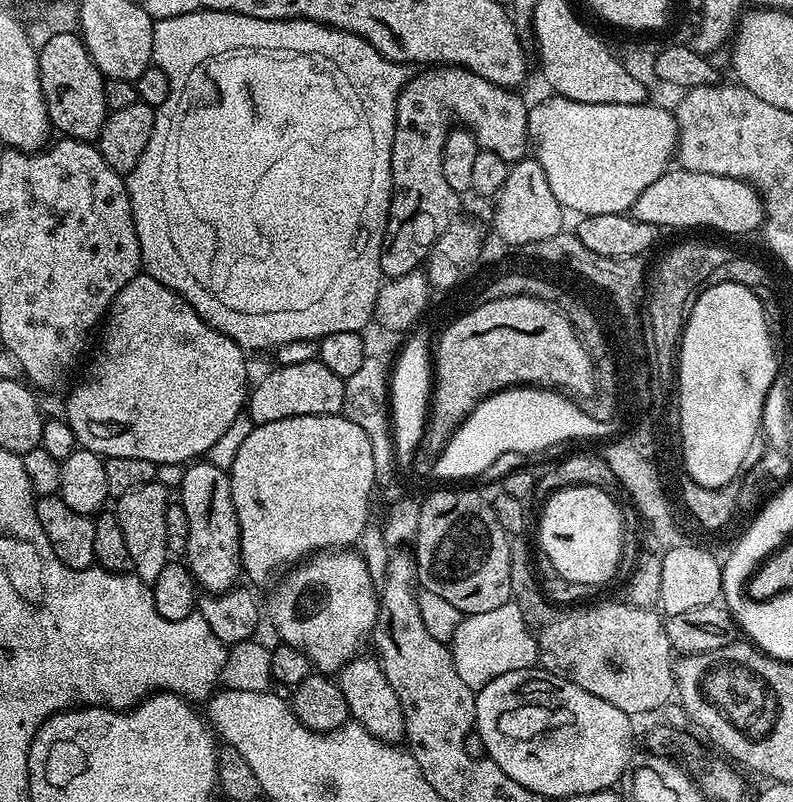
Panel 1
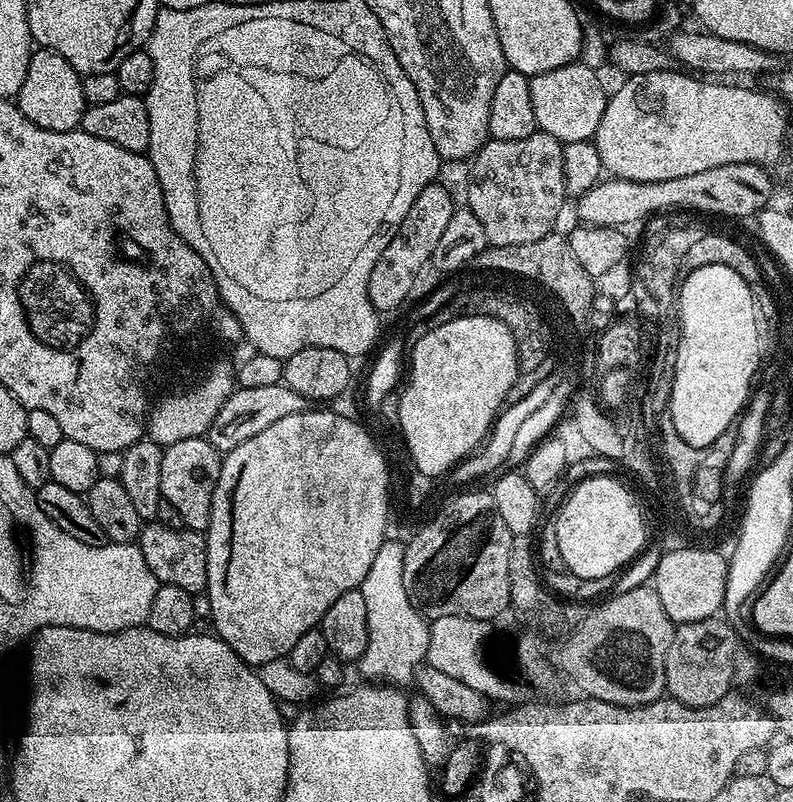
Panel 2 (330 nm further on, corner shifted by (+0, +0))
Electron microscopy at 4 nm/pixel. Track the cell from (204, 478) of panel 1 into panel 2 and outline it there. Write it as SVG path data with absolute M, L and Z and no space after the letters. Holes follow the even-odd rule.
M204 436L186 438L164 448L160 494L163 500L170 502L170 506L174 506L174 510L178 510L178 518L182 518L185 529L201 534L207 533L221 463L221 453L217 452L214 446L210 446L210 442Z

